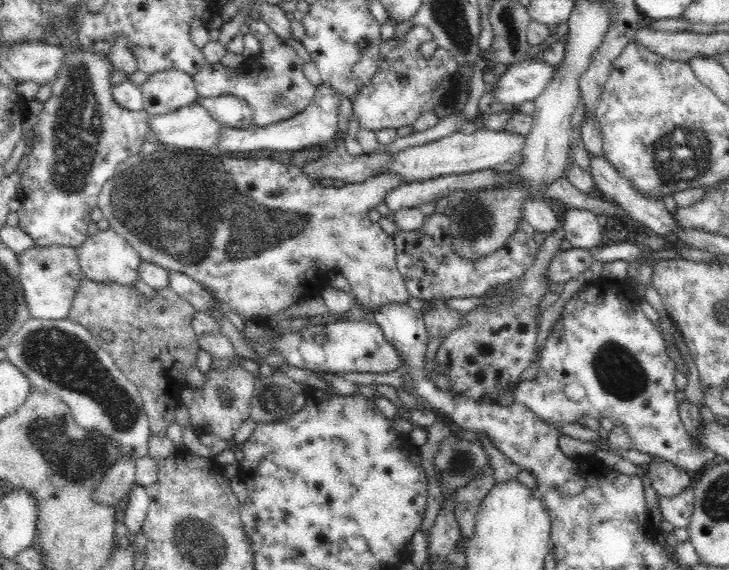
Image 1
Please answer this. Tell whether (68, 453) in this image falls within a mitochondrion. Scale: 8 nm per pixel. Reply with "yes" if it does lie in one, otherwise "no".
yes

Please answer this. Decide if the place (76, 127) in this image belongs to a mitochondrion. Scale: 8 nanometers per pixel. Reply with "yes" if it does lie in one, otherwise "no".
yes

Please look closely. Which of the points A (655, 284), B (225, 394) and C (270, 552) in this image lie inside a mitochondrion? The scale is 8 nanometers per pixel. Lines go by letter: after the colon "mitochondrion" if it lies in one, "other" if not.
A: other
B: mitochondrion
C: other

